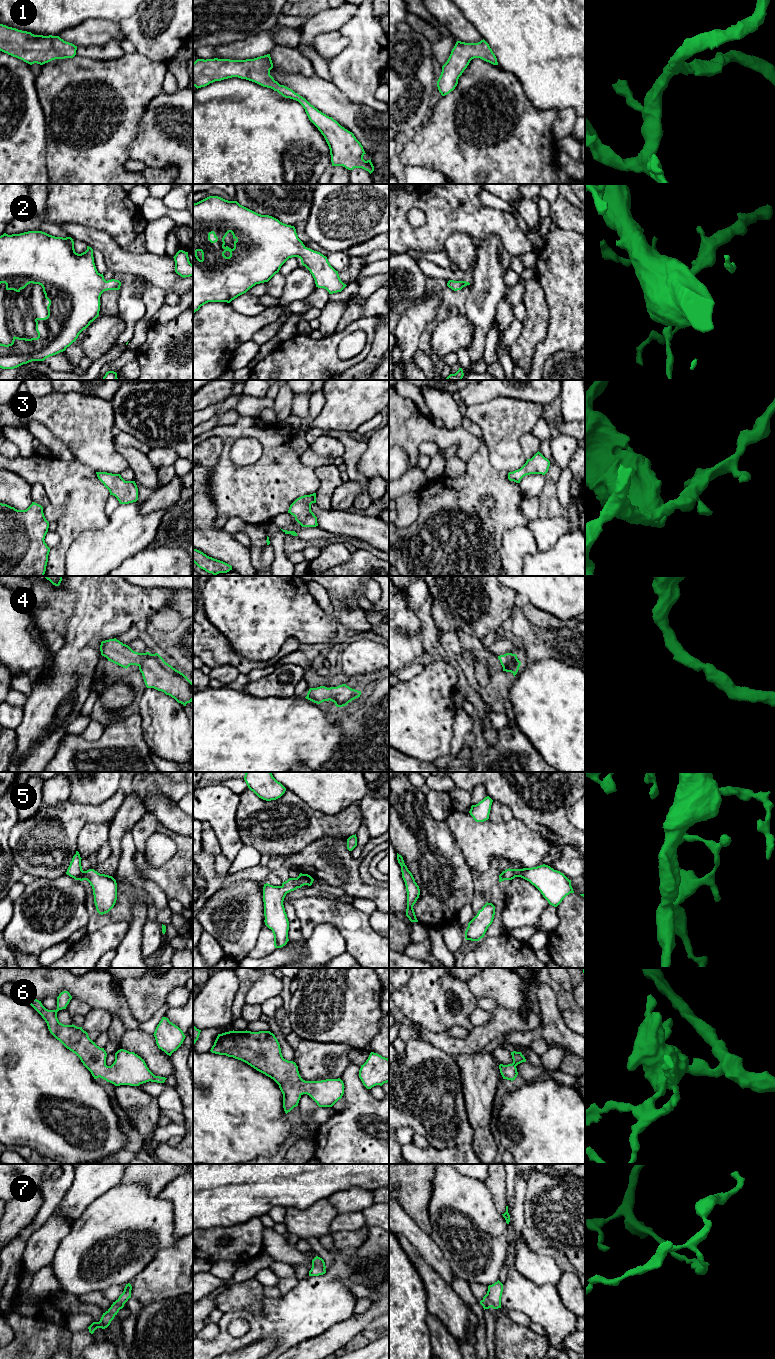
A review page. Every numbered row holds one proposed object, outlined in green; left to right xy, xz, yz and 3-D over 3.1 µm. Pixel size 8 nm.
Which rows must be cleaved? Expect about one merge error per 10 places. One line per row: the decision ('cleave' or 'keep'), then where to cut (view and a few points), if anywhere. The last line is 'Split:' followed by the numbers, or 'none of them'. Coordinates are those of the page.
1: keep | no cut
2: keep | no cut
3: keep | no cut
4: keep | no cut
5: keep | no cut
6: keep | no cut
7: keep | no cut
Split: none of them

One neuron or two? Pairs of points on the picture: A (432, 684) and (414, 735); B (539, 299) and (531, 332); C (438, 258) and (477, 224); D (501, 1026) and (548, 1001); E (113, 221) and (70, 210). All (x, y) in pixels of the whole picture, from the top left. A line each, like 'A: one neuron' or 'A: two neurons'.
A: one neuron
B: one neuron
C: two neurons
D: two neurons
E: one neuron

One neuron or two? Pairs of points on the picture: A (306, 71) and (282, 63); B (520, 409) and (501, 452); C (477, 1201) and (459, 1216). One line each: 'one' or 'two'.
A: one
B: one
C: one

